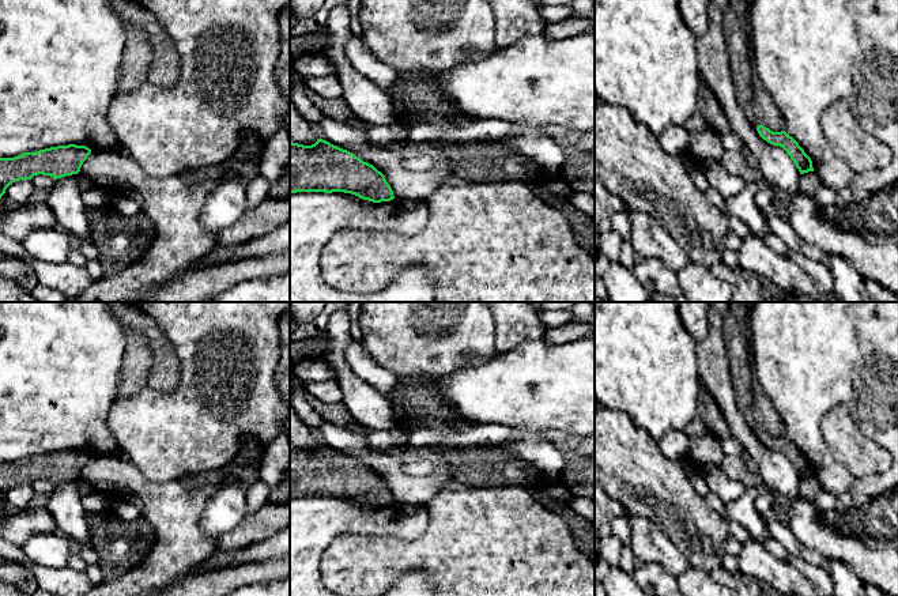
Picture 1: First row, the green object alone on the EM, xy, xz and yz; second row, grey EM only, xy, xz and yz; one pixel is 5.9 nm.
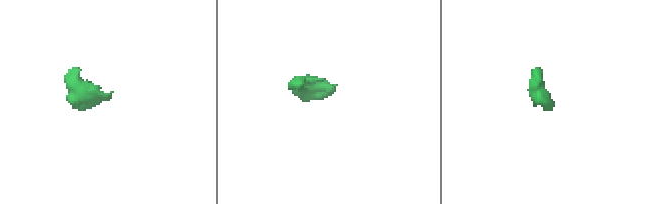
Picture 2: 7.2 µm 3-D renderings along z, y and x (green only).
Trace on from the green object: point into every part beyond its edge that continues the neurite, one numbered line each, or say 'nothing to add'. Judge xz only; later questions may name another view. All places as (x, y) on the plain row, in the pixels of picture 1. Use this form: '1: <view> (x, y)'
nothing to add

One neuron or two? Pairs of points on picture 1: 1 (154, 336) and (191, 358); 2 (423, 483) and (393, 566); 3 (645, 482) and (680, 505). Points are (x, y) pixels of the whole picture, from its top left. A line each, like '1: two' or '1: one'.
1: two
2: two
3: one

